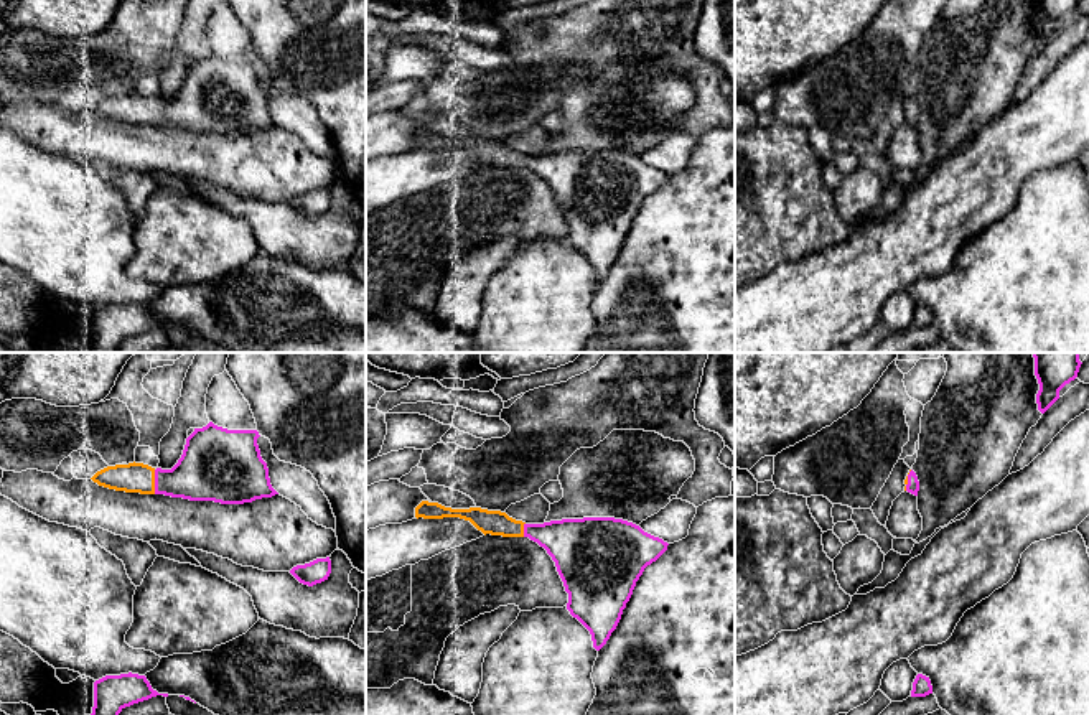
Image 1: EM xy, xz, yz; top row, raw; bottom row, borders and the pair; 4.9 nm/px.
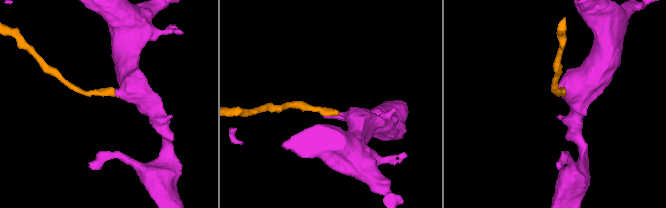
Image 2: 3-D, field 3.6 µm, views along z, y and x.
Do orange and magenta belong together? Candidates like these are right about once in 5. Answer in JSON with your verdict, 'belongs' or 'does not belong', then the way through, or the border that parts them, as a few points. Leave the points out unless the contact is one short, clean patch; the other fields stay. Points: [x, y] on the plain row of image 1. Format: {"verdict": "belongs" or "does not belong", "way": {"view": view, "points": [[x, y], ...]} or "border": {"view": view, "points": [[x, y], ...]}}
{"verdict": "belongs", "way": {"view": "xy", "points": [[135, 107], [154, 112], [182, 112], [203, 104]]}}

